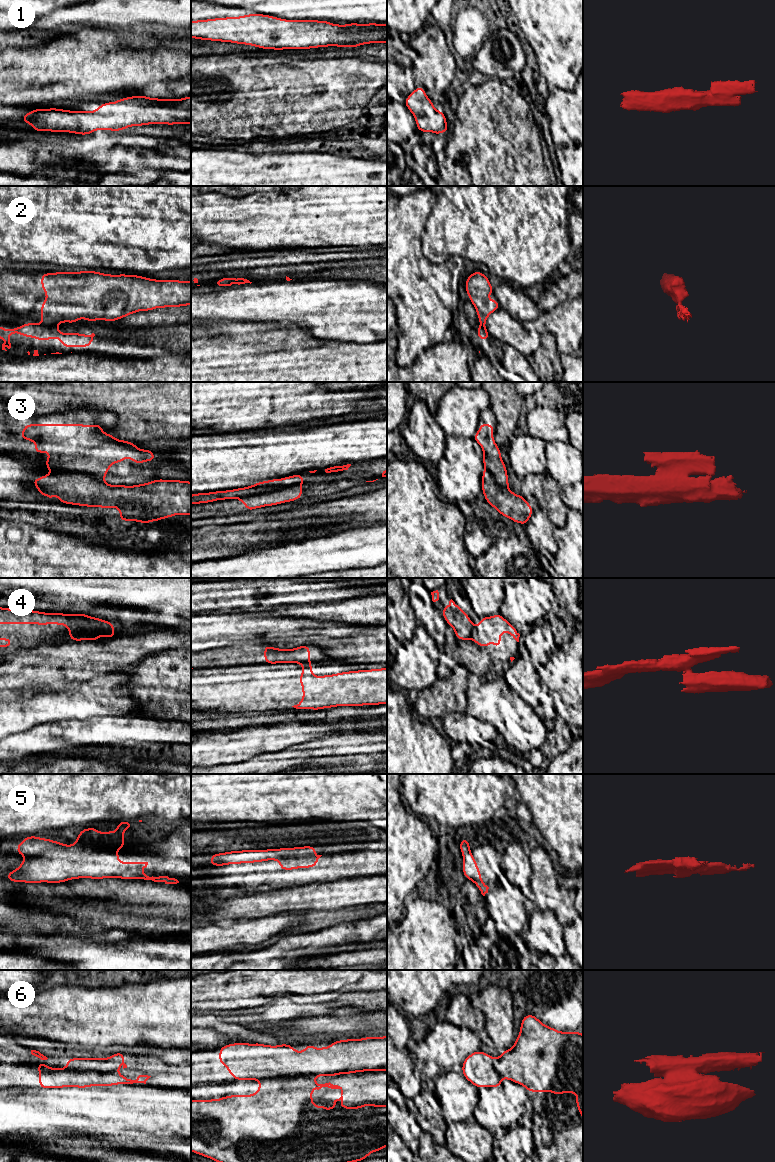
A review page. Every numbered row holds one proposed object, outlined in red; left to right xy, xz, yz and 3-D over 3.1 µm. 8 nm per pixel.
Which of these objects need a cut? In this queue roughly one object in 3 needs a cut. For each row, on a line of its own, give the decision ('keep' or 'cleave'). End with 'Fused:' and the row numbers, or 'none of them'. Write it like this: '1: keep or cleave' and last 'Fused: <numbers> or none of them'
1: keep
2: cleave
3: cleave
4: cleave
5: keep
6: cleave
Fused: 2, 3, 4, 6

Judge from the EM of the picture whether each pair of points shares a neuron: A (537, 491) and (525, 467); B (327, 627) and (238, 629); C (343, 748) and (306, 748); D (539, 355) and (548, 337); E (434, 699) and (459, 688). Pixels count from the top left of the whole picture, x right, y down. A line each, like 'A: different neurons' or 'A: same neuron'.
A: different neurons
B: same neuron
C: same neuron
D: same neuron
E: same neuron

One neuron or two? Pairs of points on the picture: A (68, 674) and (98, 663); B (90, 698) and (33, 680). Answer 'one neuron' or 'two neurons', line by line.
A: one neuron
B: two neurons

